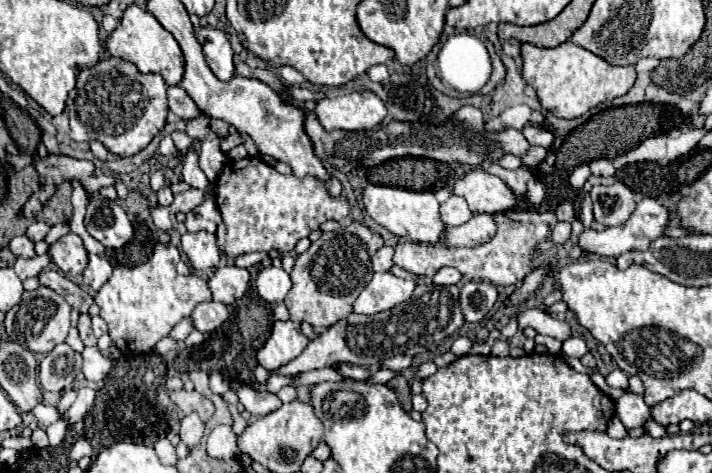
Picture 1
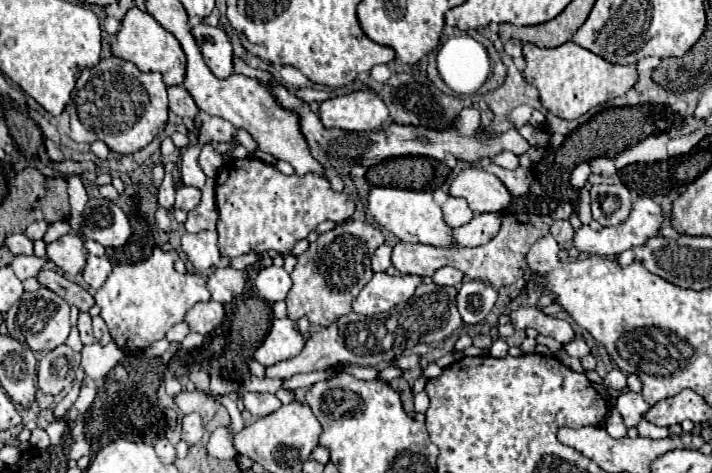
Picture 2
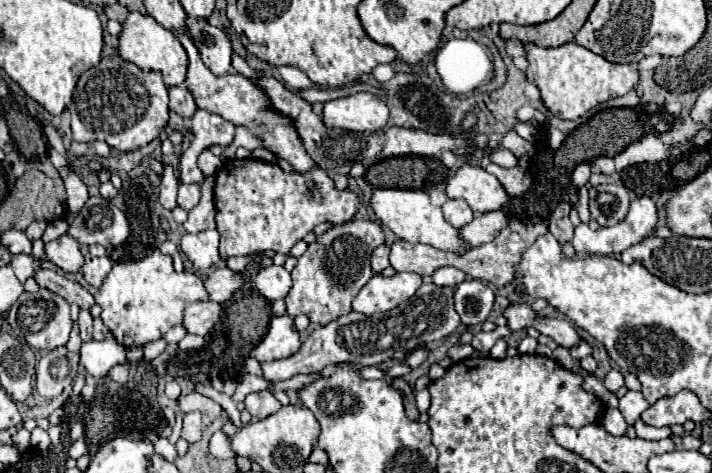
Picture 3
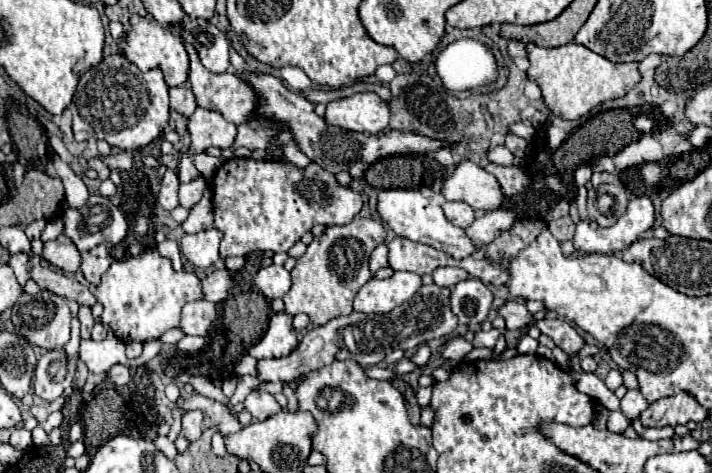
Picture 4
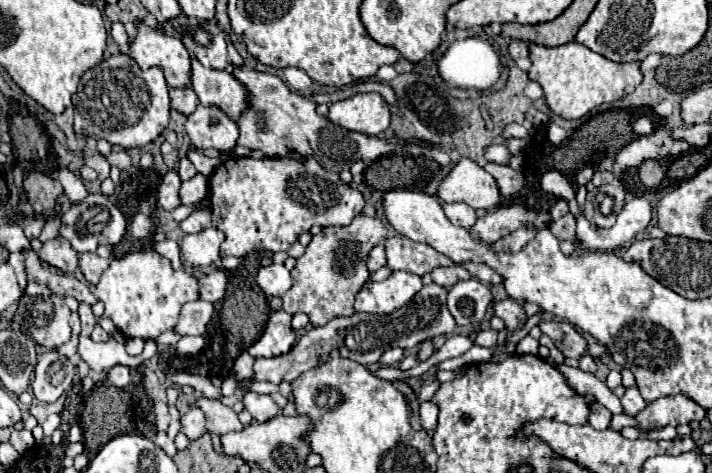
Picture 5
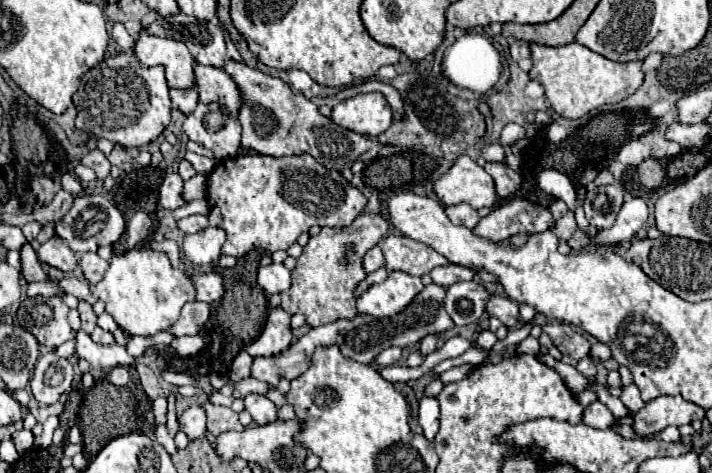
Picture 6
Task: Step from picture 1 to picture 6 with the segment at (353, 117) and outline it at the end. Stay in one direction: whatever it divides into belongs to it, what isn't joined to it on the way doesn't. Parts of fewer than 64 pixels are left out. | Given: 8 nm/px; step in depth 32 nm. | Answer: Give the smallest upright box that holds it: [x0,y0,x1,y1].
[332,94,392,138]

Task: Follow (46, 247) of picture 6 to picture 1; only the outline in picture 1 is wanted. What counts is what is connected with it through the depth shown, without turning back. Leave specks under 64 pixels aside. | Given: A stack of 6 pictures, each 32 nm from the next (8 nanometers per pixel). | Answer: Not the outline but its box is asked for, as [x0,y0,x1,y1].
[48,232,88,276]

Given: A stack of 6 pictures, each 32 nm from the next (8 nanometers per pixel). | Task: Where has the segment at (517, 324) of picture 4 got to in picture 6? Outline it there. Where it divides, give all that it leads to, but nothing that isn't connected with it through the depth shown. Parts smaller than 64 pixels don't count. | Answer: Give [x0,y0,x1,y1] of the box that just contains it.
[486,294,520,328]

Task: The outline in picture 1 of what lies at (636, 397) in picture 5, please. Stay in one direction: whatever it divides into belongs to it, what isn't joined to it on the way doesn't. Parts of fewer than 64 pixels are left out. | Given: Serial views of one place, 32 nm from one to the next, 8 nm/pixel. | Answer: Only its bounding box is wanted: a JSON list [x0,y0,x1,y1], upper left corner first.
[614,392,650,430]

